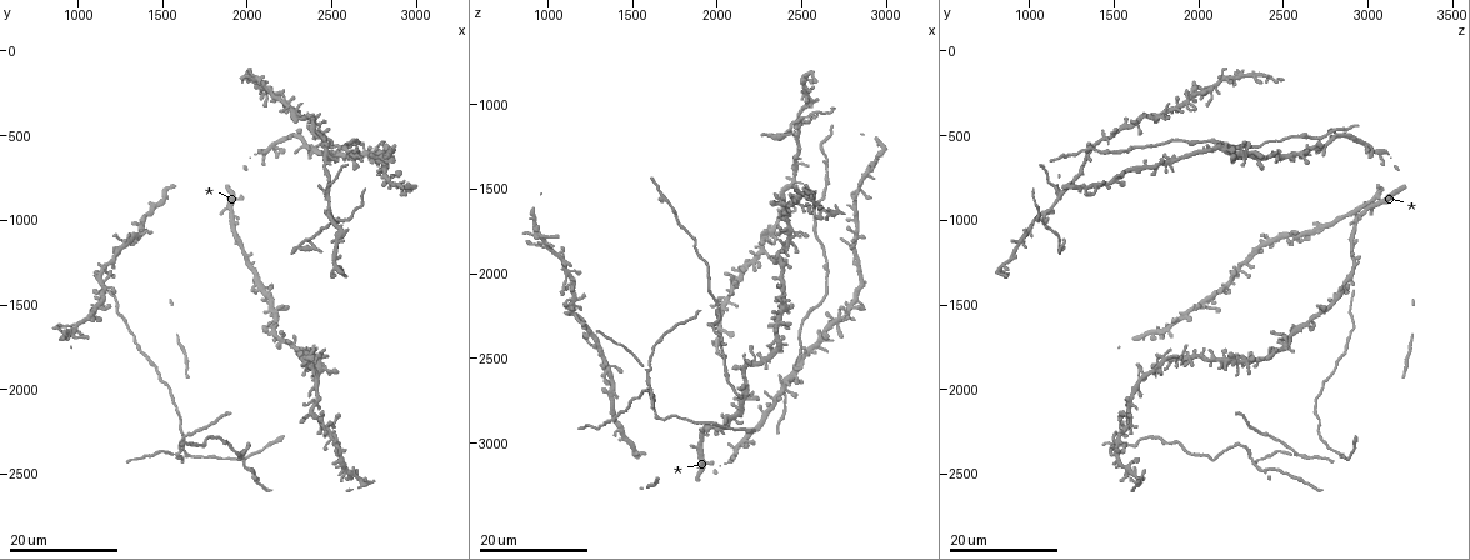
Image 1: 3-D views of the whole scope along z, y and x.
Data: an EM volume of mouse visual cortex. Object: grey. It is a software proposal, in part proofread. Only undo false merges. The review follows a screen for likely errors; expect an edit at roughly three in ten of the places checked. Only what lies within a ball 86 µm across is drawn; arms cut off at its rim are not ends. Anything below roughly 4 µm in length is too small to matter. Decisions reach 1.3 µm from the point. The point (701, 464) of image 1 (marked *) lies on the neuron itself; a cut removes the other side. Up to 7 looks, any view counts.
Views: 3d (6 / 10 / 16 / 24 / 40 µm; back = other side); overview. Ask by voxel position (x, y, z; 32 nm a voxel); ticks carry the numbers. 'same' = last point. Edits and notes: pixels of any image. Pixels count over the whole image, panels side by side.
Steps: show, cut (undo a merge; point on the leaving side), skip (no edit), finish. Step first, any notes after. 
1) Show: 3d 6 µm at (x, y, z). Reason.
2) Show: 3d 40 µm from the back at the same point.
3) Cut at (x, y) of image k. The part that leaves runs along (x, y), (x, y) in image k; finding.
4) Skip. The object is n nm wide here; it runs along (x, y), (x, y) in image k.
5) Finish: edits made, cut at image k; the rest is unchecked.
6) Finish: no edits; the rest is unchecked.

Show: 3d 24 µm at (2460, 600, 1340). Side arm on a straight run.

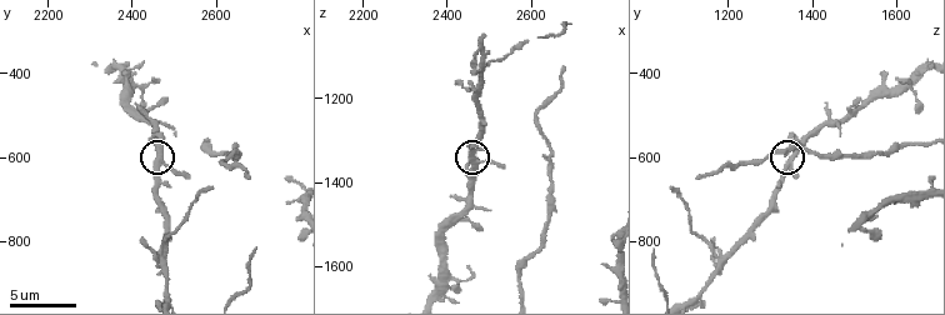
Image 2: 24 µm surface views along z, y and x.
Show: 3d 10 µm at (2460, 605, 1345).

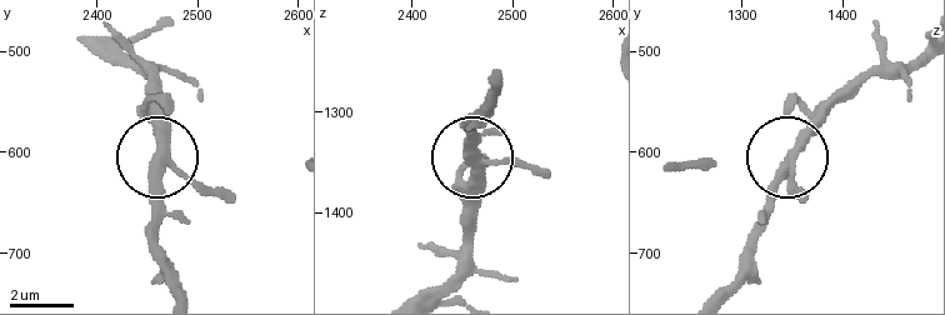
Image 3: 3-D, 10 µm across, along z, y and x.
Skip. The object is 300 nm wide here; continuous, no second neuron.

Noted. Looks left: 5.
Show: 3d 16 µm at (2380, 2140, 1600). Looks like a crossing.

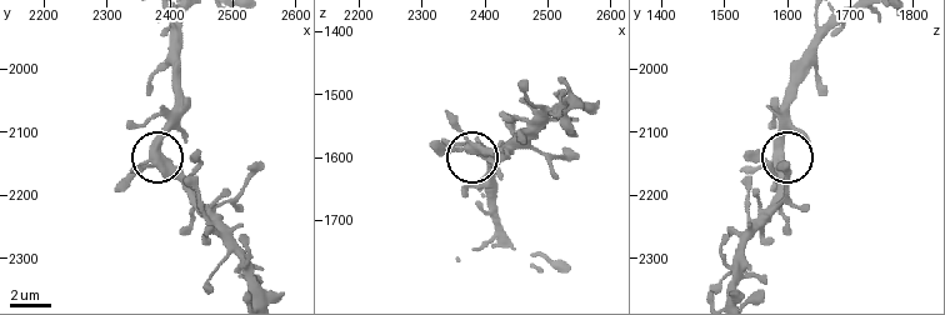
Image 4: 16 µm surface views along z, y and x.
Show: 3d 10 µm at (2375, 2145, 1585).

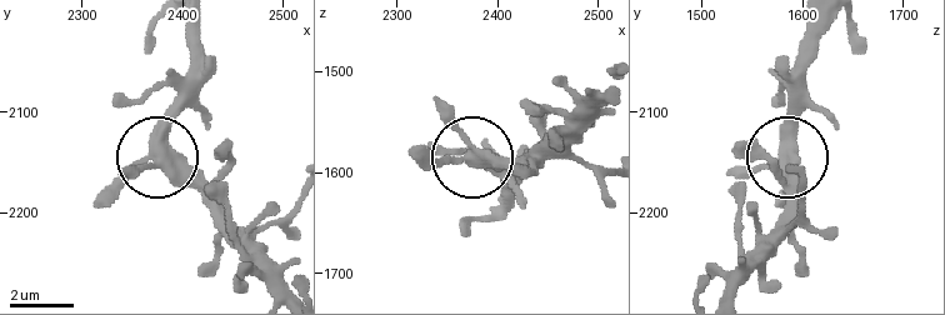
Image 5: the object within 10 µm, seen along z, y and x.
Skip. 4 arms meet here; it runs along (200, 26), (193, 91), (171, 124), (165, 156), (221, 218) in image 5; all the same neuron.

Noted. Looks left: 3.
Show: 3d 24 µm at (2520, 980, 1080). Four arms meet.

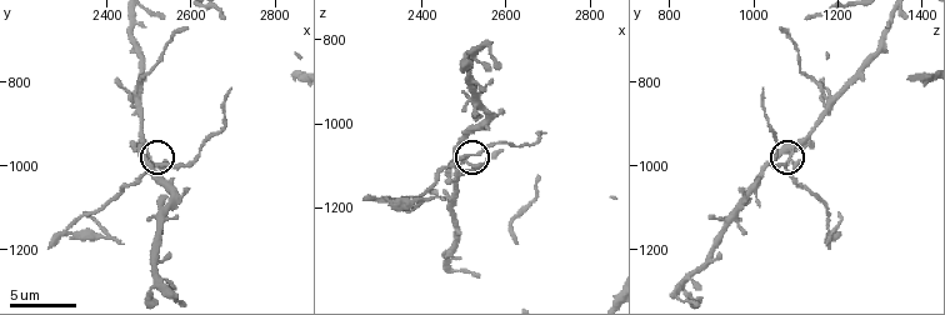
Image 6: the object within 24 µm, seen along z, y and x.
Show: 3d 6 µm at (2520, 1000, 1070).

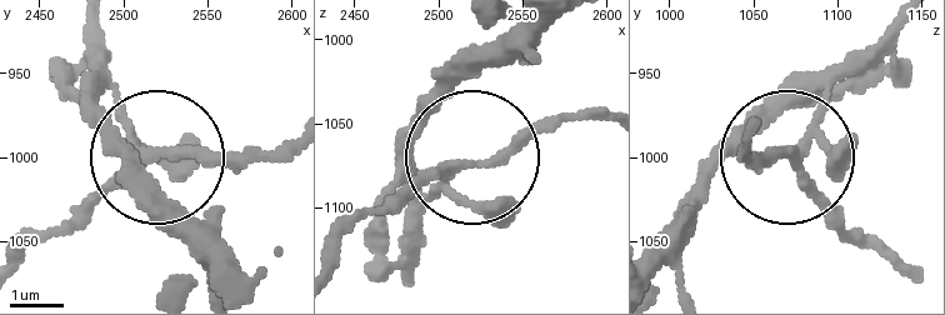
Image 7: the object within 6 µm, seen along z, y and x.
Cut at (198, 160) of image 7. The object is 190 nm wide here; the part that leaves runs along (449, 174), (381, 200), (336, 254) in image 7; a second neuron is stuck on.

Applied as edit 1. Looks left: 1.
Finish: edits made, cut at image 7; the rest is unchecked.

